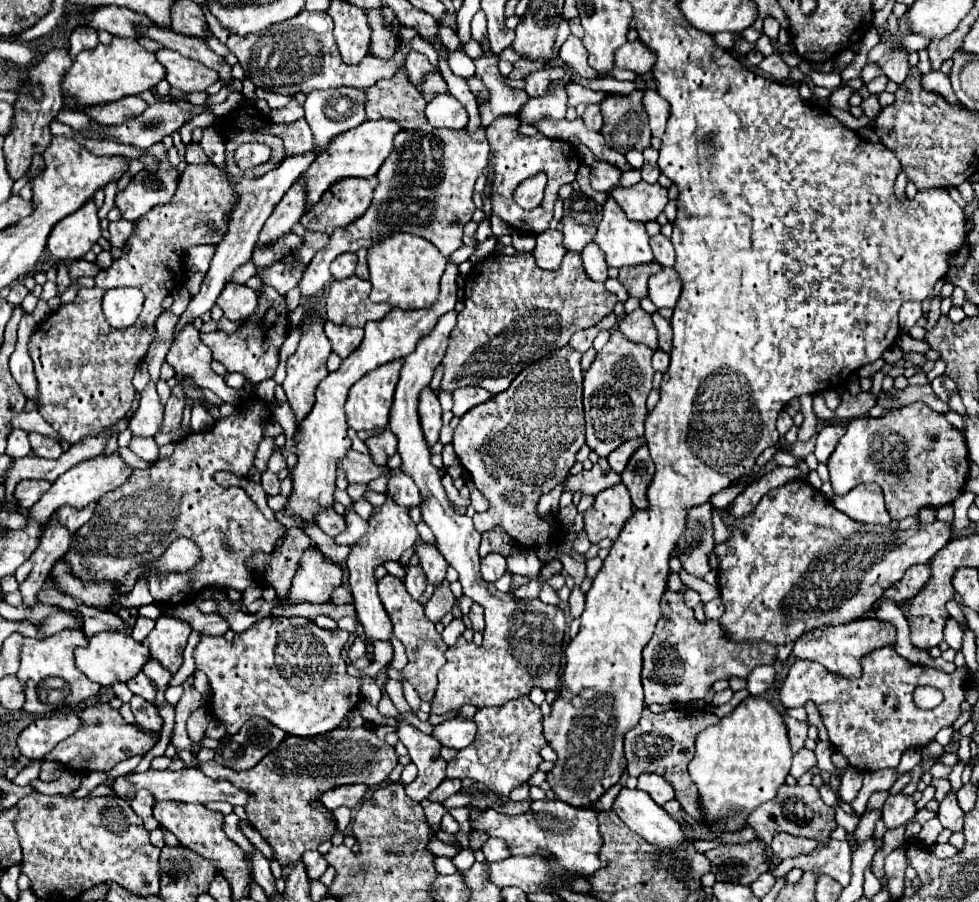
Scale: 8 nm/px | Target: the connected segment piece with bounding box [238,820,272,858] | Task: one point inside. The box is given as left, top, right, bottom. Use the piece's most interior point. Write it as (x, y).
(247, 830)

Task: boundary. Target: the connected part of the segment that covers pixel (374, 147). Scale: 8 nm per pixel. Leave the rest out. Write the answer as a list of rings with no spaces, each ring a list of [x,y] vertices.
[[[366,120],[354,130],[346,130],[346,134],[338,134],[326,150],[318,150],[318,158],[314,166],[302,174],[306,180],[306,212],[322,198],[322,194],[342,178],[370,178],[378,172],[382,162],[392,152],[392,140],[398,134],[398,122],[394,120]]]

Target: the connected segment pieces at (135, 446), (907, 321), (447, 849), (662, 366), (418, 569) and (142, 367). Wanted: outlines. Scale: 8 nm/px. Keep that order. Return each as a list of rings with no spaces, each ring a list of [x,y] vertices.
[[[134,436],[132,442],[130,442],[130,450],[144,458],[144,460],[150,460],[150,462],[156,462],[158,460],[158,452],[160,452],[160,446],[154,442],[154,438],[138,438]]]
[[[906,302],[900,308],[900,326],[902,326],[902,330],[910,330],[918,322],[920,316],[922,316],[922,304],[920,302]]]
[[[436,836],[432,838],[432,842],[430,842],[430,852],[432,854],[436,854],[436,856],[456,856],[458,852],[460,852],[460,848],[456,848],[454,844],[444,844],[444,842],[440,842]]]
[[[656,350],[654,352],[654,360],[652,360],[654,370],[658,370],[658,372],[664,374],[668,370],[668,362],[670,362],[670,356],[666,352],[662,352],[662,350]]]
[[[410,566],[404,584],[406,584],[408,594],[410,594],[414,600],[418,600],[418,598],[422,596],[424,588],[426,588],[426,576],[424,576],[422,566]]]
[[[142,360],[140,364],[138,364],[138,370],[136,370],[136,374],[134,374],[134,388],[138,390],[138,392],[142,392],[144,388],[146,388],[146,384],[150,382],[150,374],[148,374],[148,364],[146,364],[146,360]]]

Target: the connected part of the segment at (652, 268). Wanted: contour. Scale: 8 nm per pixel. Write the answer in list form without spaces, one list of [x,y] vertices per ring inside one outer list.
[[[656,262],[642,264],[642,266],[630,266],[630,268],[620,268],[620,284],[628,290],[630,296],[634,298],[646,298],[648,296],[648,278],[656,272],[660,272],[662,266]]]

